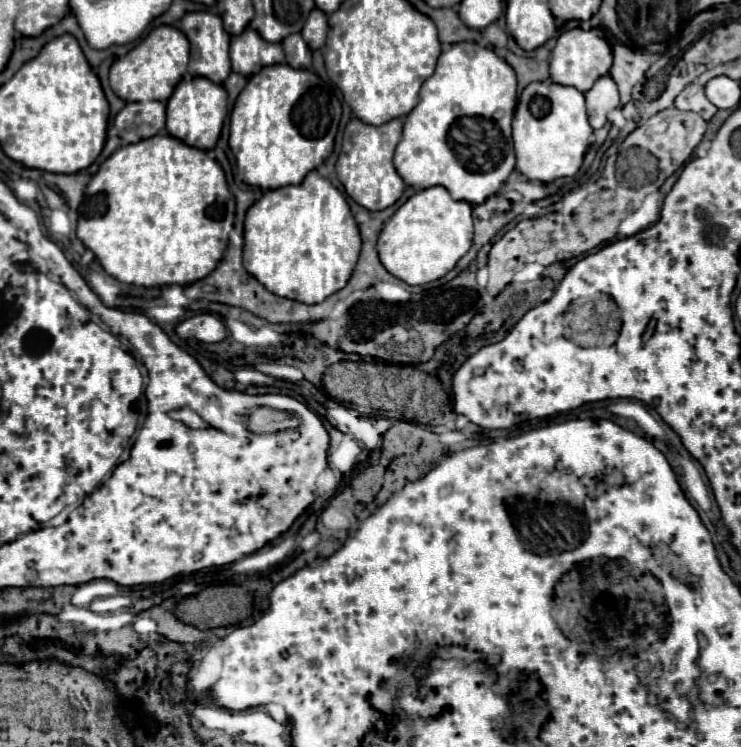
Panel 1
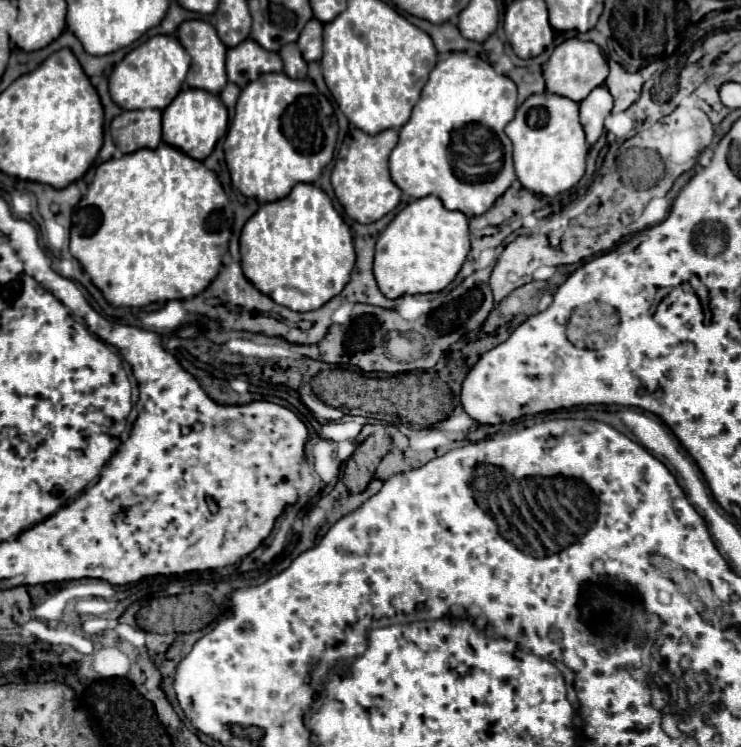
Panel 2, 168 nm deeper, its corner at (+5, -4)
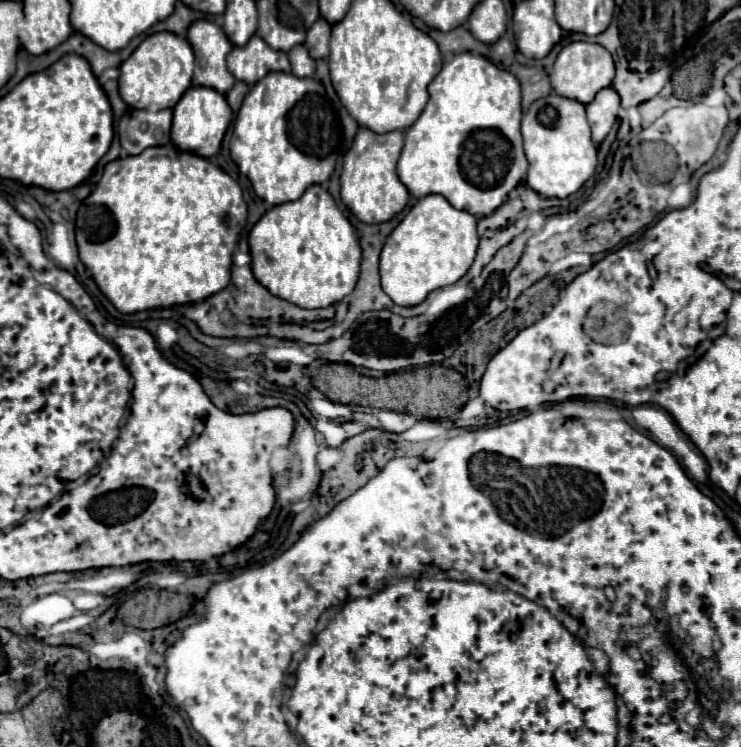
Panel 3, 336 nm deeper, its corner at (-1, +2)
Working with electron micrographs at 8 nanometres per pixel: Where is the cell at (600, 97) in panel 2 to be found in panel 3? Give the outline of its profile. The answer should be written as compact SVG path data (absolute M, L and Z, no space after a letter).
M612 87L600 89L600 93L596 93L594 101L590 101L586 105L594 143L600 143L608 135L608 131L612 129L612 125L616 121L618 109L620 109L620 97Z

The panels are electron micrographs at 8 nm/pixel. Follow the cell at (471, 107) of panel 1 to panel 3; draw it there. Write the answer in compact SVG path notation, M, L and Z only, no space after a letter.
M478 53L448 59L428 85L428 103L416 123L404 131L398 177L414 197L438 193L456 209L486 217L526 177L528 161L520 135L518 79Z

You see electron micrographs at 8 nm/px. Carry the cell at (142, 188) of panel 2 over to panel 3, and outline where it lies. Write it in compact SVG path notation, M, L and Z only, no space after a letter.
M174 145L148 147L140 155L110 161L96 189L82 201L76 217L80 259L90 269L100 291L120 313L202 301L224 289L230 281L232 249L238 231L226 217L228 209L240 203L240 185L208 159Z

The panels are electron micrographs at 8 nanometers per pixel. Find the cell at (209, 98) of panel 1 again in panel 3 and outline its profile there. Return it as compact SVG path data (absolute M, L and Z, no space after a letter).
M190 87L174 107L174 137L172 143L178 149L188 149L200 157L212 157L218 153L222 137L232 121L232 109L222 93L208 87Z

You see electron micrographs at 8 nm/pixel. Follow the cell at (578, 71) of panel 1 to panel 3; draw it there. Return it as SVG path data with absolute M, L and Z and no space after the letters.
M574 41L570 45L566 45L550 71L550 81L552 81L552 89L562 95L562 97L570 97L576 99L580 103L590 103L594 99L594 95L608 87L612 83L614 77L614 61L612 55L598 43L586 43L586 41Z

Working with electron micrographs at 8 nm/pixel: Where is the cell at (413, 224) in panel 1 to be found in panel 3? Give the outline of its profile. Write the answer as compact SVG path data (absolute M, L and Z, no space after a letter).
M426 195L418 199L418 203L386 237L380 255L382 289L396 305L418 305L430 291L456 283L470 269L476 247L476 217L454 209L440 195Z

